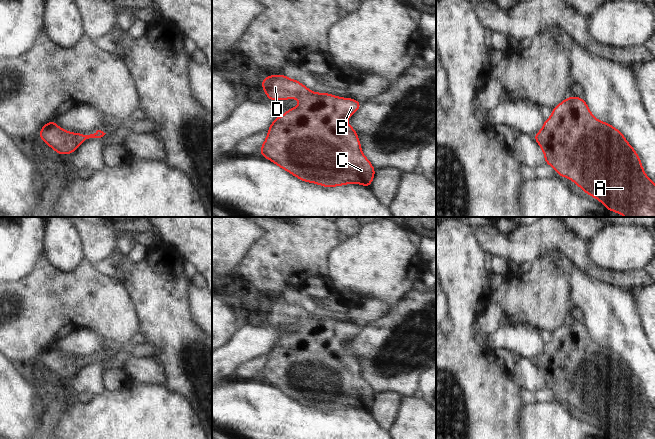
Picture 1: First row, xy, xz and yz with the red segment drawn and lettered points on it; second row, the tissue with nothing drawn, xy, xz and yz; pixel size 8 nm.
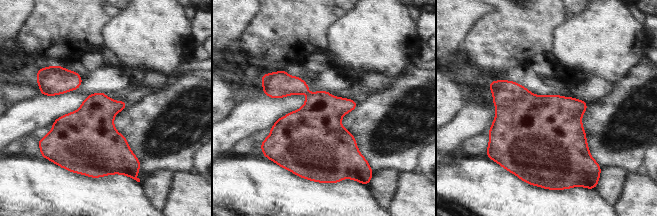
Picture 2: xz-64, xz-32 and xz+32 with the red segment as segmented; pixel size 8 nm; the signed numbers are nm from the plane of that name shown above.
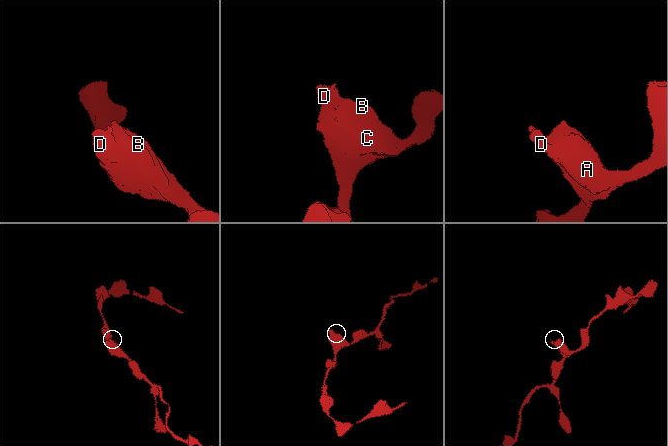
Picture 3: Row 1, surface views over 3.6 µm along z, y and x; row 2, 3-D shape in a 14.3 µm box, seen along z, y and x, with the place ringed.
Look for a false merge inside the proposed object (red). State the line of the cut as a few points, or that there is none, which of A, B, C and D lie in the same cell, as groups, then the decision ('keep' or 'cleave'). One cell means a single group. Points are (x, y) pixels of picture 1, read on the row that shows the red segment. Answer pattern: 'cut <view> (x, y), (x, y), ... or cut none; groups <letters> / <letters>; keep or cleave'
cut none; groups A B C D; keep

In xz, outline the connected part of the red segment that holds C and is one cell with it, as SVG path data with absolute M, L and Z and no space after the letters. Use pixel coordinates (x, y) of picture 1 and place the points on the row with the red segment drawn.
M284 74L263 78L262 89L272 101L292 98L301 100L297 107L274 119L260 149L263 157L304 182L324 187L354 182L369 188L375 169L363 155L355 130L346 123L346 119L361 107L360 101L328 93L313 93L298 80L288 79Z

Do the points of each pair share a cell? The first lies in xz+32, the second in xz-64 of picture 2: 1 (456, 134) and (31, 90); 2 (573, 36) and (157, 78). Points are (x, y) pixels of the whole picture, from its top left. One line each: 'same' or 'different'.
1: different
2: different

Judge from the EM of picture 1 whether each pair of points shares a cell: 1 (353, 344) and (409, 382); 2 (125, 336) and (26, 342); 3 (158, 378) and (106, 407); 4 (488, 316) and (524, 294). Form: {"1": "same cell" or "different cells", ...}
{"1": "same cell", "2": "same cell", "3": "different cells", "4": "different cells"}

